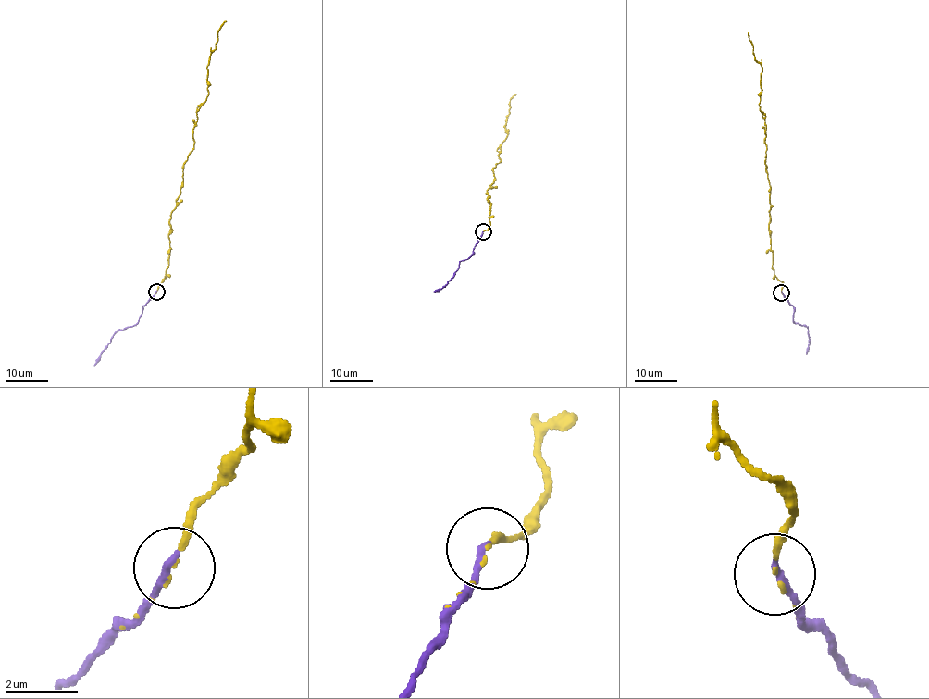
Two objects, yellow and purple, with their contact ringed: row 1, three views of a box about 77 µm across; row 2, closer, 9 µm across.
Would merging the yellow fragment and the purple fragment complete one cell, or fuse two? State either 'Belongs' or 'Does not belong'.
Belongs

